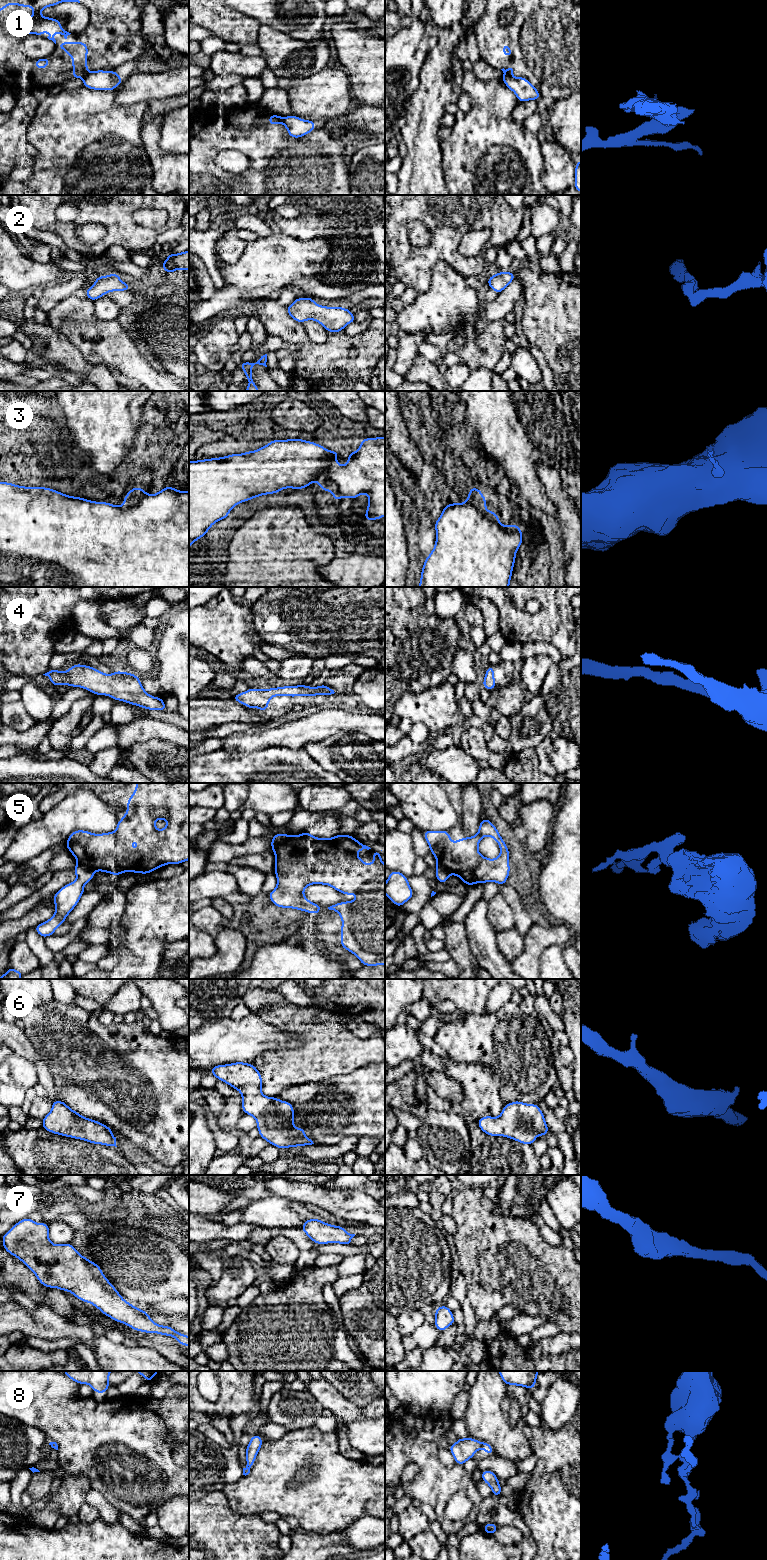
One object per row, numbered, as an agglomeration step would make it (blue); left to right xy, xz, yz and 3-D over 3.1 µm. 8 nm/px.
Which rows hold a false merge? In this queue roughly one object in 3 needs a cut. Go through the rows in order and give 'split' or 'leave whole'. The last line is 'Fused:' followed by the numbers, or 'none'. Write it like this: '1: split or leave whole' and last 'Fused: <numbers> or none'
1: split
2: leave whole
3: split
4: leave whole
5: split
6: leave whole
7: leave whole
8: split
Fused: 1, 3, 5, 8

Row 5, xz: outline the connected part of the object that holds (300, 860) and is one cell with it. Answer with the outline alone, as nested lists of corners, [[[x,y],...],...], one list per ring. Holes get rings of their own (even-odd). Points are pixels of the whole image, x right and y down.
[[[307,831],[300,835],[288,835],[272,849],[277,886],[268,895],[277,907],[317,915],[322,907],[309,901],[303,894],[308,885],[329,885],[345,895],[355,894],[355,901],[339,902],[328,907],[342,919],[340,947],[353,953],[363,966],[385,965],[385,864],[380,855],[382,850],[374,850],[373,862],[366,864],[357,856],[357,852],[364,849],[371,848],[357,841],[353,835],[338,834],[329,839],[316,838]]]

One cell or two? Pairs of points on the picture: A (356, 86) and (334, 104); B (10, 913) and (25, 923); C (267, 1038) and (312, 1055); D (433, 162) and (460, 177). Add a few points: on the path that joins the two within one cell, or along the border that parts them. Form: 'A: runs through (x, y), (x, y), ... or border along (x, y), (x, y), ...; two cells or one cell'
A: border along (343, 69), (348, 76), (348, 92), (353, 99); two cells
B: border along (37, 904), (20, 917), (10, 920); two cells
C: border along (304, 1040), (297, 1046), (269, 1049); two cells
D: border along (439, 144), (445, 184); two cells

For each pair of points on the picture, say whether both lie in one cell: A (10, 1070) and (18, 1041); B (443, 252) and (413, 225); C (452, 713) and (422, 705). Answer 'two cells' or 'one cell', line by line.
A: two cells
B: two cells
C: one cell

